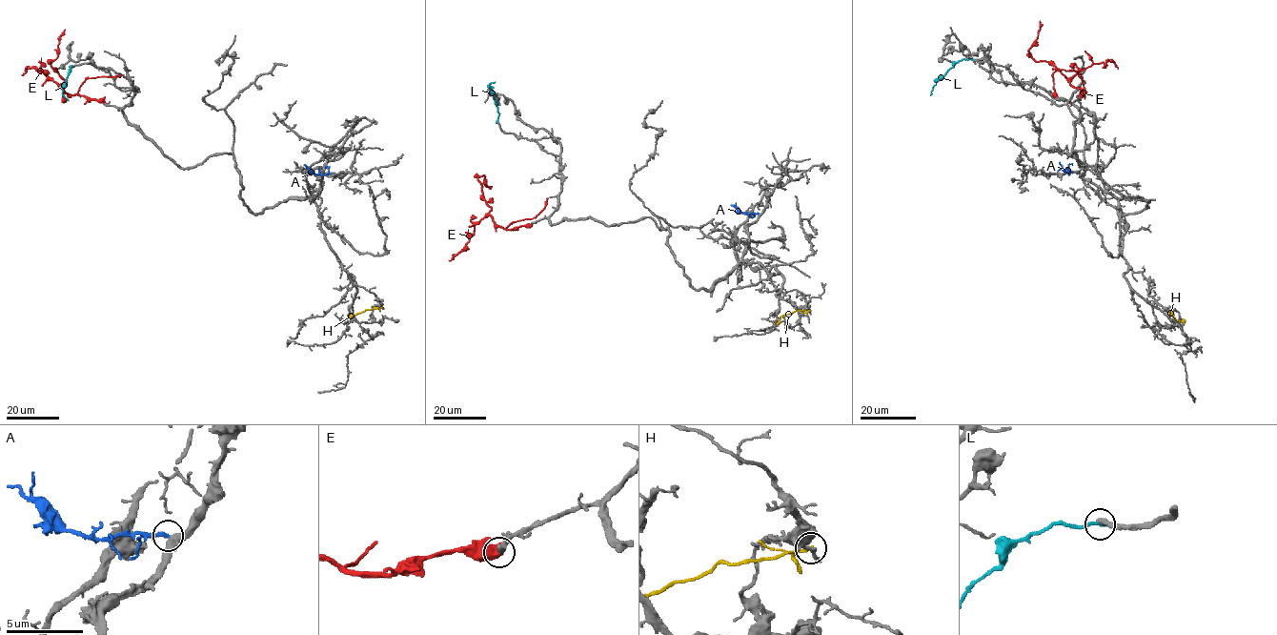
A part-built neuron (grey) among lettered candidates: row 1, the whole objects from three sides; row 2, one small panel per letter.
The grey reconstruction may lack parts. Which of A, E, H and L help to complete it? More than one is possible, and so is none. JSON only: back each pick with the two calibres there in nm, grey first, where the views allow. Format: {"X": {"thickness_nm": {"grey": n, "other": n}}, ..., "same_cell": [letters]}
{"A": {"thickness_nm": {"grey": 480, "other": 200}}, "E": {"thickness_nm": {"grey": 360, "other": 700}}, "same_cell": ["A", "E"]}

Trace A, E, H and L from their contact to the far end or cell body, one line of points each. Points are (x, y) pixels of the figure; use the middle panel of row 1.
A: (759, 214), (742, 214), (731, 205)
E: (531, 226), (510, 229), (496, 224), (483, 198), (479, 176), (484, 175), (484, 183), (492, 186)
H: (808, 310), (782, 316), (777, 324)
L: (497, 120), (497, 108), (489, 87), (495, 82)

